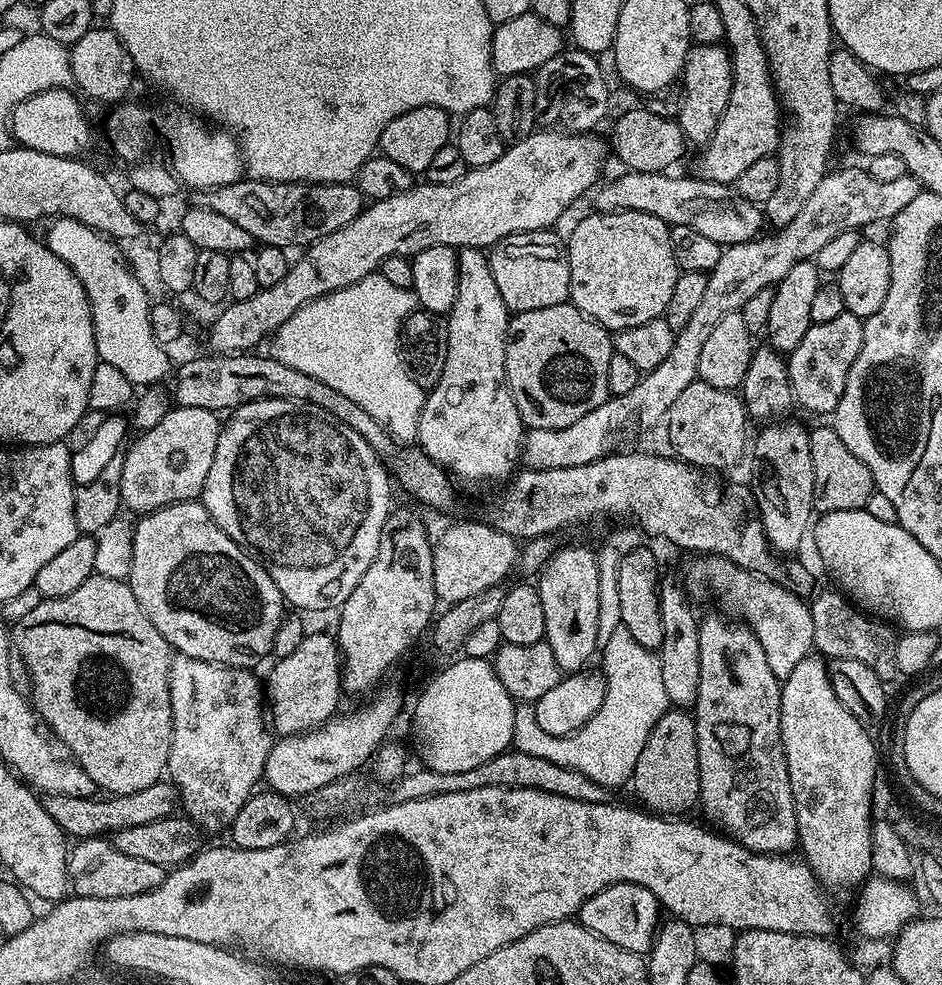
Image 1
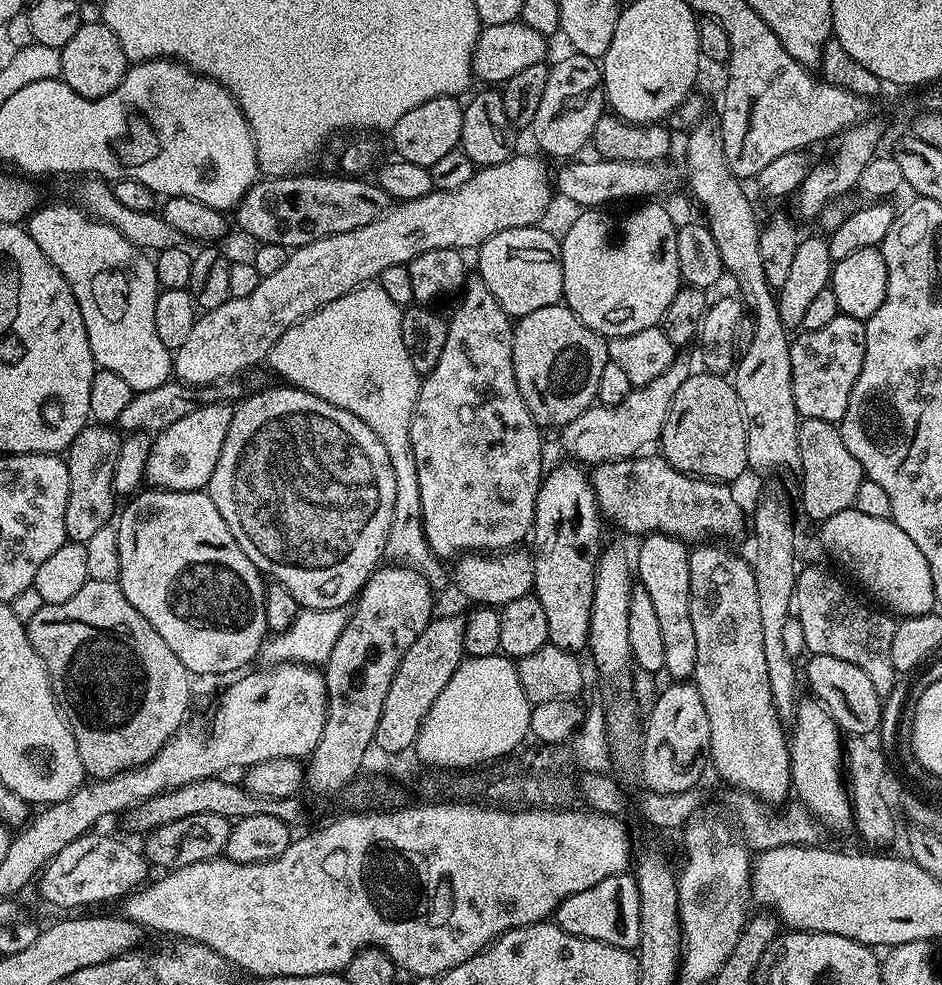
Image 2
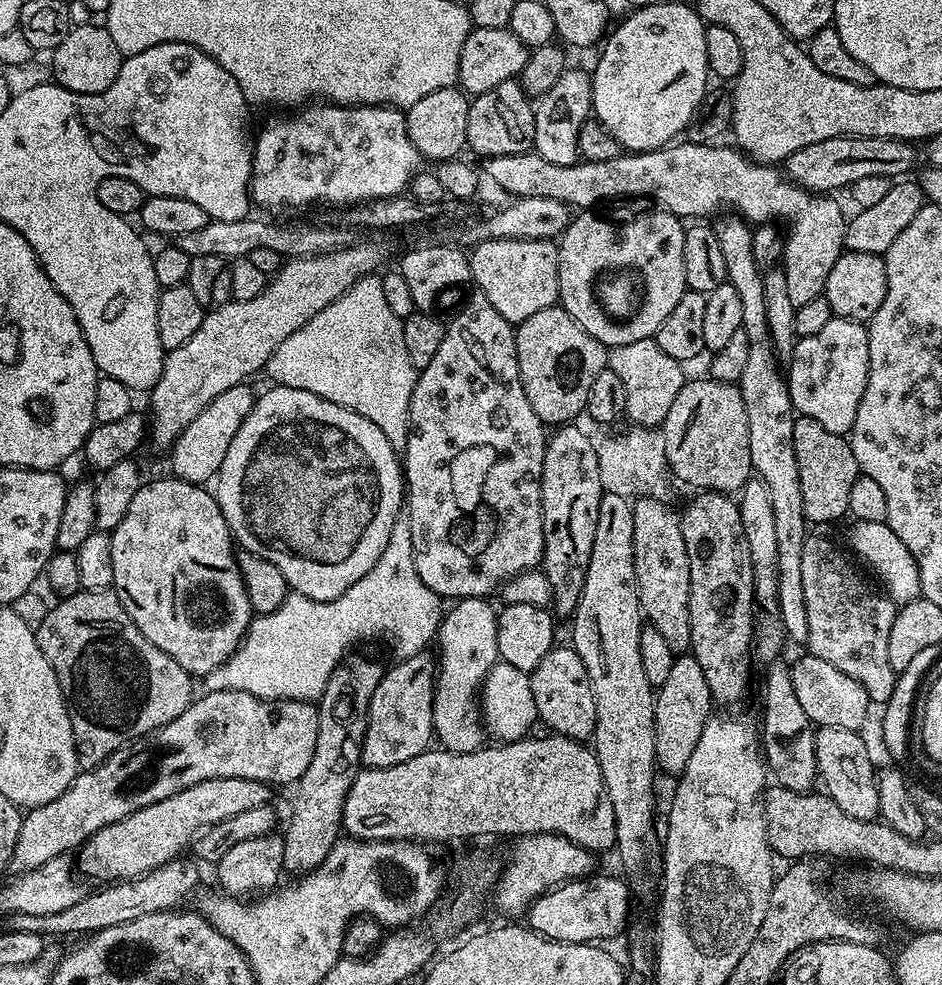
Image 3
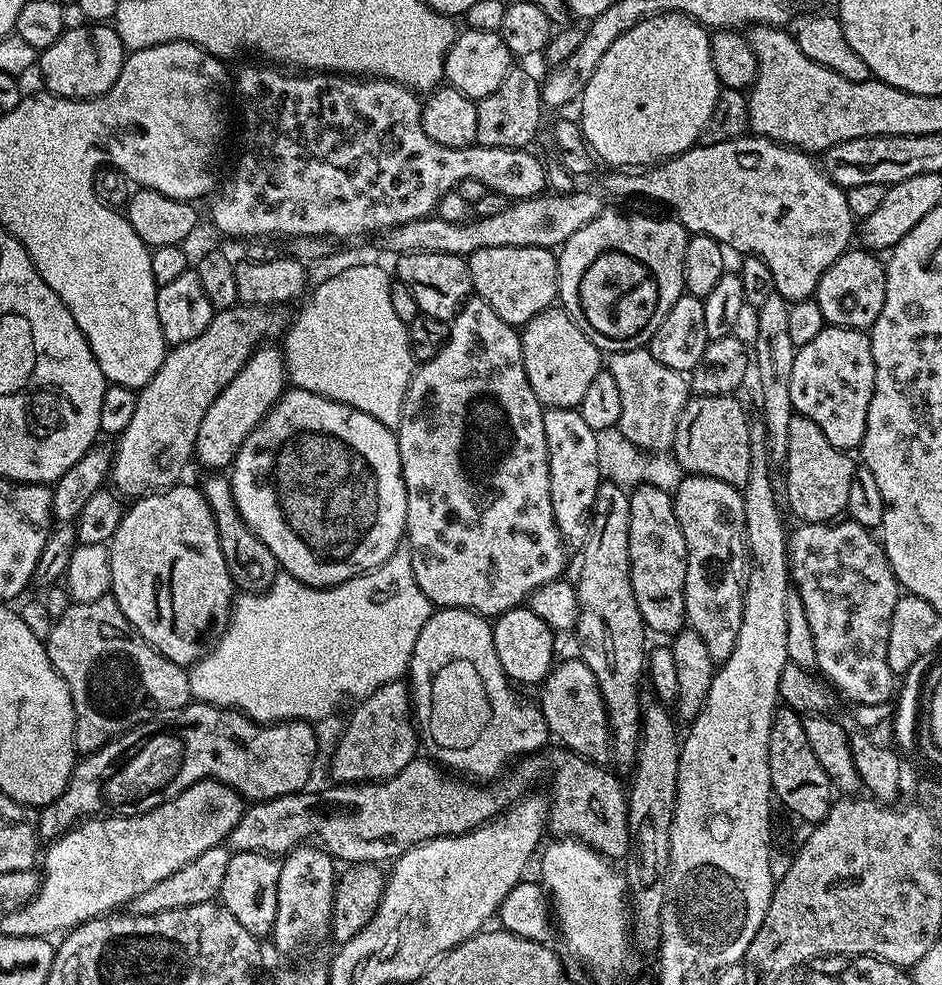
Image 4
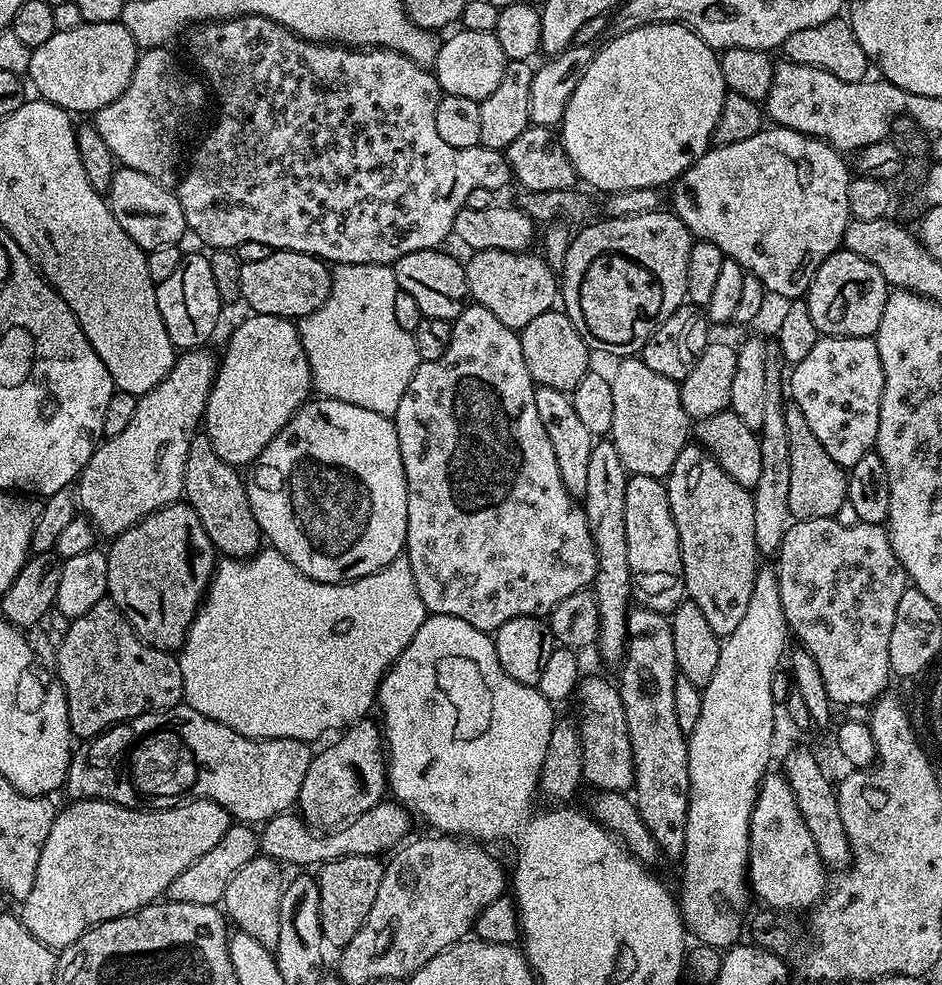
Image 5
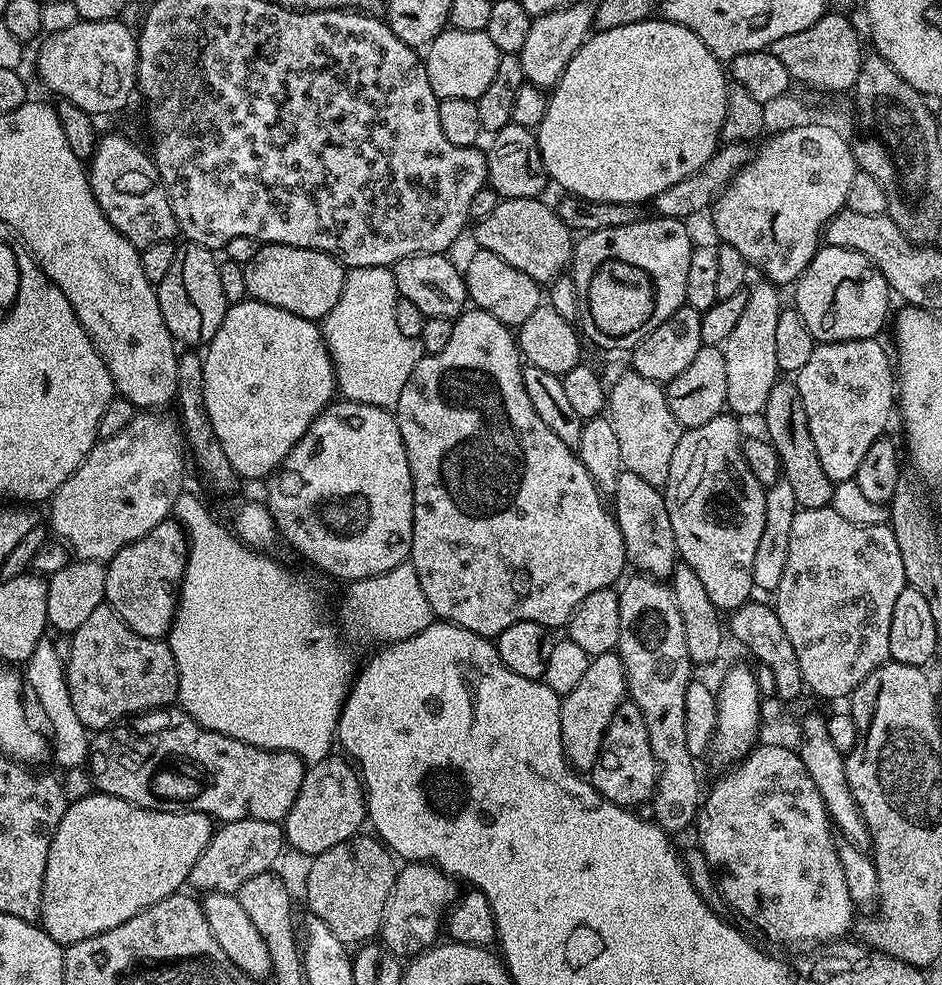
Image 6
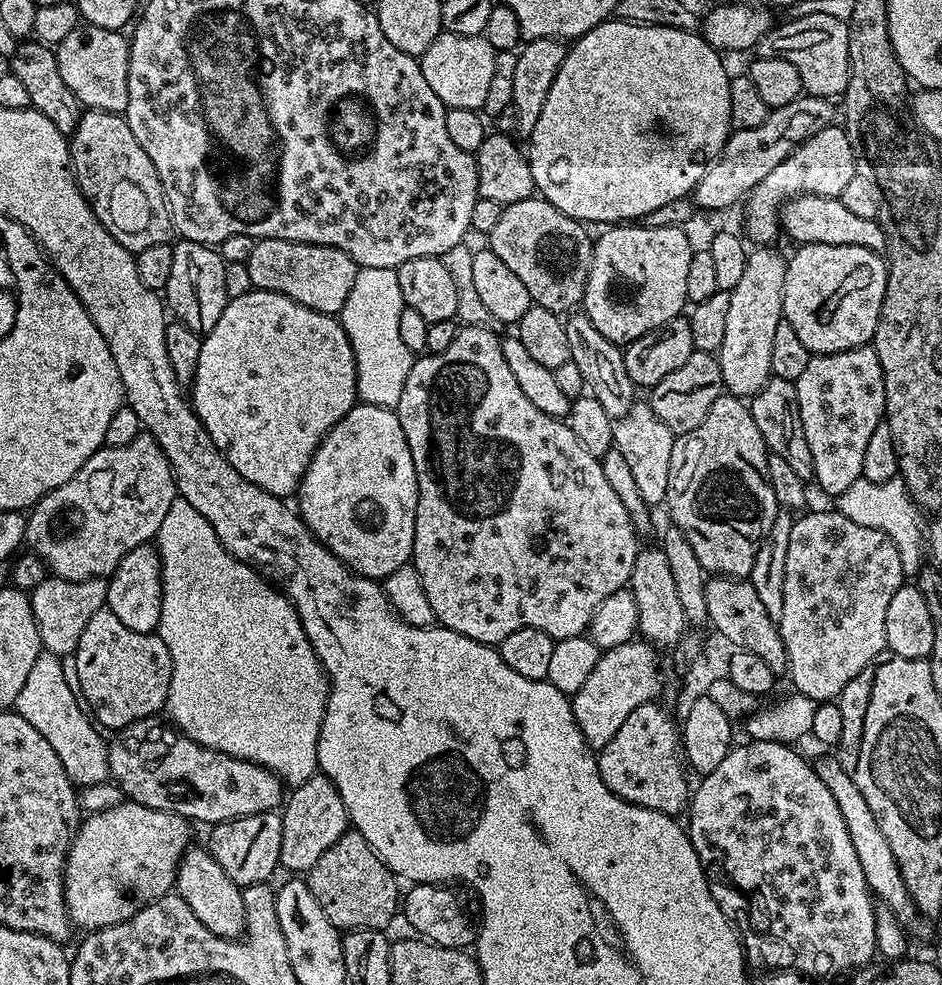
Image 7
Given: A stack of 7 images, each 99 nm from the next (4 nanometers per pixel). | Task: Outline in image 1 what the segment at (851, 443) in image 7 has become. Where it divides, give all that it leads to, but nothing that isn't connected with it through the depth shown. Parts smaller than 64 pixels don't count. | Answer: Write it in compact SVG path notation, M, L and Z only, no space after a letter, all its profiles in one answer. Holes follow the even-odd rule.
M847 310L831 322L812 323L808 327L802 342L798 342L786 356L792 395L797 405L801 404L806 411L817 412L820 416L835 413L846 390L846 378L850 378L850 366L854 366L854 358L858 358L858 350L862 350L863 333L864 320Z

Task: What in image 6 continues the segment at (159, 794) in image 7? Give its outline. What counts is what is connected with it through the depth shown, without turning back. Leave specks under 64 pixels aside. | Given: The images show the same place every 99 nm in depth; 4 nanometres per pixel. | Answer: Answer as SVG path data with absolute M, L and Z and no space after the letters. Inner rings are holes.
M176 706L167 708L154 708L151 712L141 712L125 719L123 722L117 722L111 728L105 728L97 731L91 737L88 745L88 758L86 761L86 771L92 777L92 782L97 792L104 792L114 798L122 798L131 804L137 804L143 808L153 808L159 812L201 812L212 817L216 822L227 822L230 820L245 820L254 818L262 822L280 822L287 816L290 806L294 806L294 798L298 798L298 790L302 790L302 778L306 771L306 765L296 754L290 750L284 752L271 752L271 747L250 746L242 742L232 734L218 734L214 730L206 730L194 718L190 718L188 713Z

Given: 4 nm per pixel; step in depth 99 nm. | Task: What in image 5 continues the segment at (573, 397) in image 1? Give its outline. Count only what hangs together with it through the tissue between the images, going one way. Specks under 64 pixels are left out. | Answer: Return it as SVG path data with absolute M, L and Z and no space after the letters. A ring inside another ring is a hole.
M553 310L546 314L538 314L538 318L526 322L526 326L519 329L518 335L522 342L522 358L526 358L526 370L530 370L533 384L550 386L554 390L571 393L572 388L578 386L578 382L582 382L584 375L589 372L590 349L588 344L582 338L582 334L578 334L578 330L574 330L574 322L570 322L570 318L564 311Z

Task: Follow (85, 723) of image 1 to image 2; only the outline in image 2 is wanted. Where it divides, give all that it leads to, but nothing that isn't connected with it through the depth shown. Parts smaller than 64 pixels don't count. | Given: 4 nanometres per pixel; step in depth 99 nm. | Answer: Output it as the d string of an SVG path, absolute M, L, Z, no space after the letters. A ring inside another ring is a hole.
M88 580L68 601L43 604L26 627L30 646L34 646L46 666L52 693L74 734L82 766L89 777L105 780L150 762L168 739L185 727L189 719L188 703L192 700L190 674L178 662L178 654L166 646L162 634L126 602L119 583Z

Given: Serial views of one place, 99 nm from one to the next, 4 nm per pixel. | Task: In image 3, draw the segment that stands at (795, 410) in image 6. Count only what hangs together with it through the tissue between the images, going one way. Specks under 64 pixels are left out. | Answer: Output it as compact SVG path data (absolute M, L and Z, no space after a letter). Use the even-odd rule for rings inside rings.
M797 415L792 422L794 458L798 458L798 482L802 482L802 510L809 525L832 524L845 519L850 506L850 489L862 475L854 450L845 437L830 434L814 418Z

